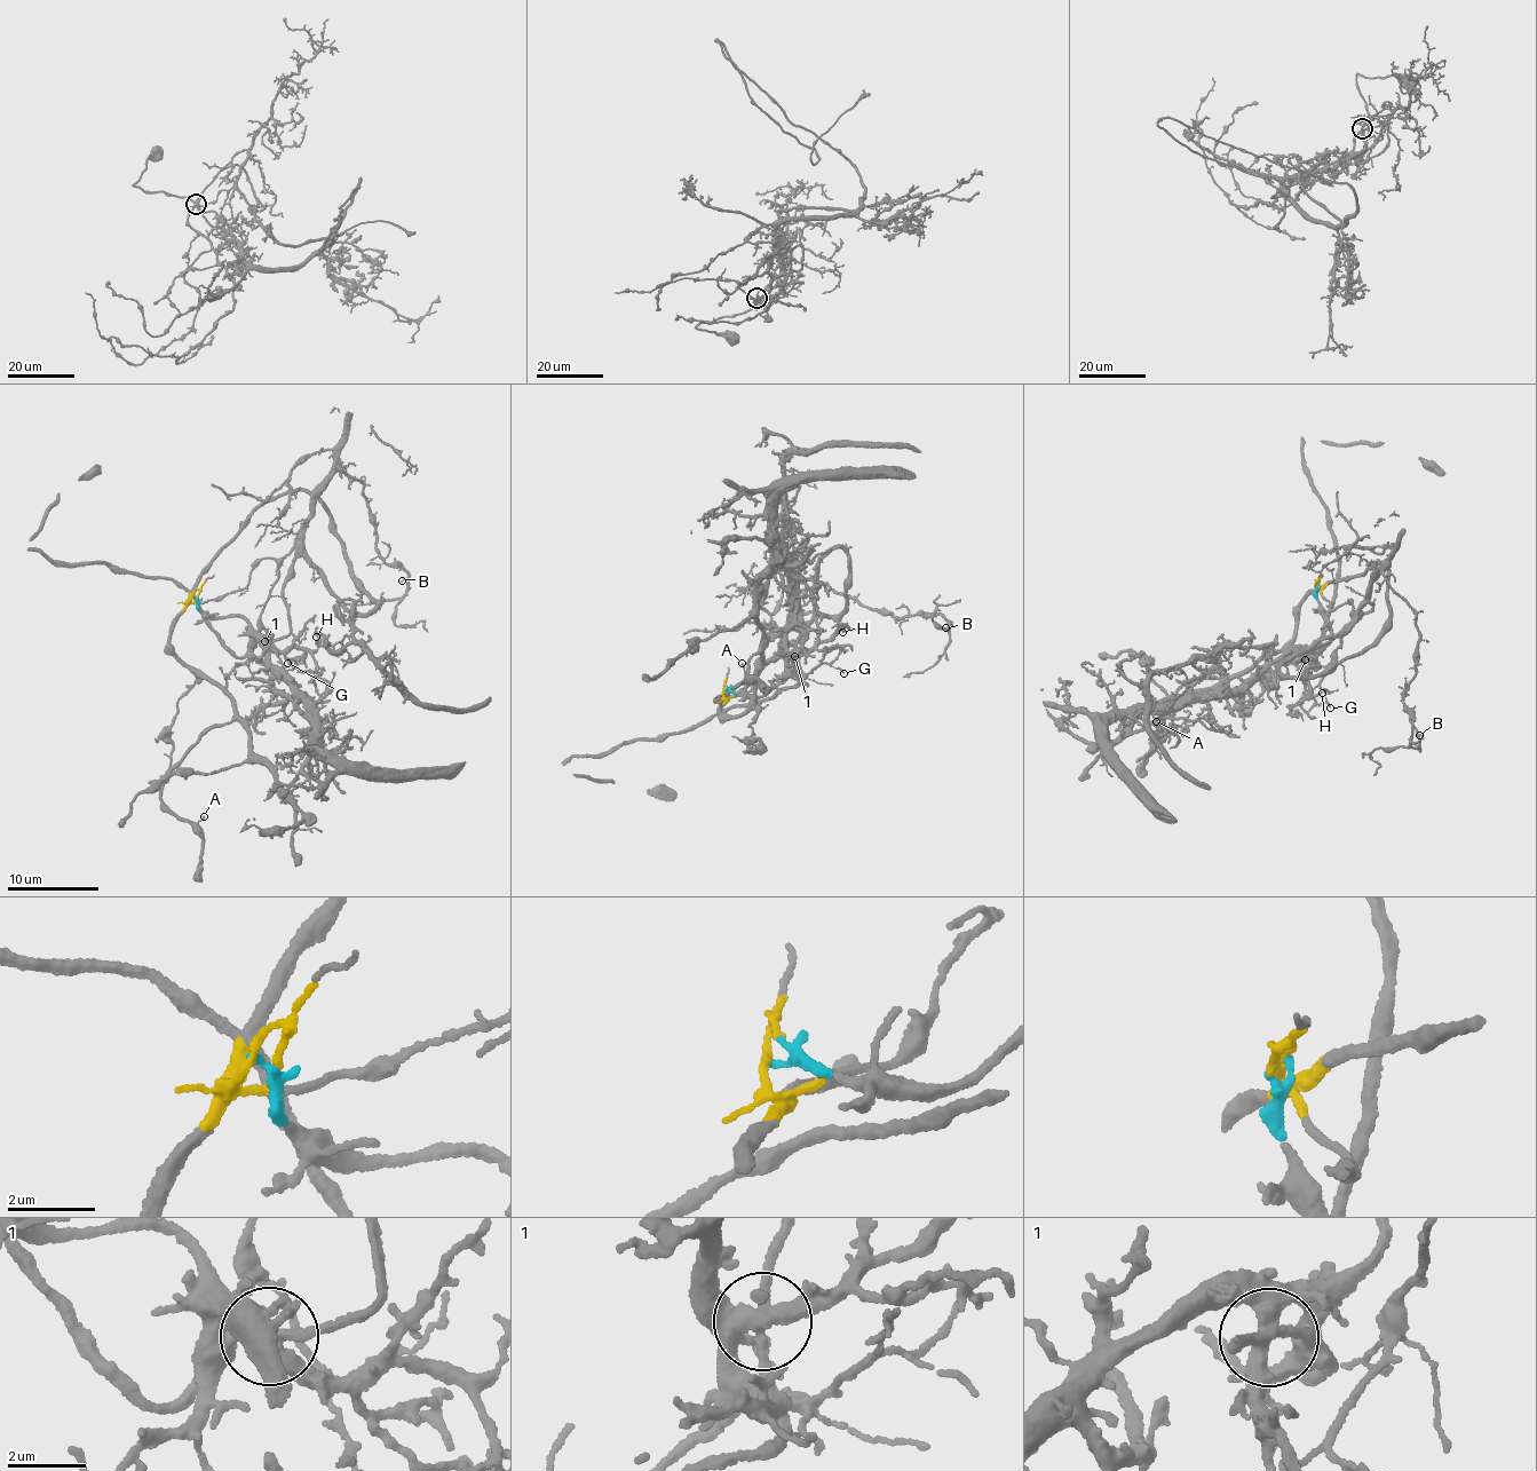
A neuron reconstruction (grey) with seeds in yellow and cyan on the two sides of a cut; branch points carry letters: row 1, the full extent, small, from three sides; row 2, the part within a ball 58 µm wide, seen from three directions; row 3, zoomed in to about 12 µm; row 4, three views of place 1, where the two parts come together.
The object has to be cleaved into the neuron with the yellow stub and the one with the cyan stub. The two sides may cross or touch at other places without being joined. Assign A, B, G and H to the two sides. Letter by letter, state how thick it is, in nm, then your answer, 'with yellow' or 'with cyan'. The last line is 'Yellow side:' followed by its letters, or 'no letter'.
A: 150 nm | with yellow
B: 120 nm | with yellow
G: 140 nm | with yellow
H: 150 nm | with cyan
Yellow side: A, B, G

